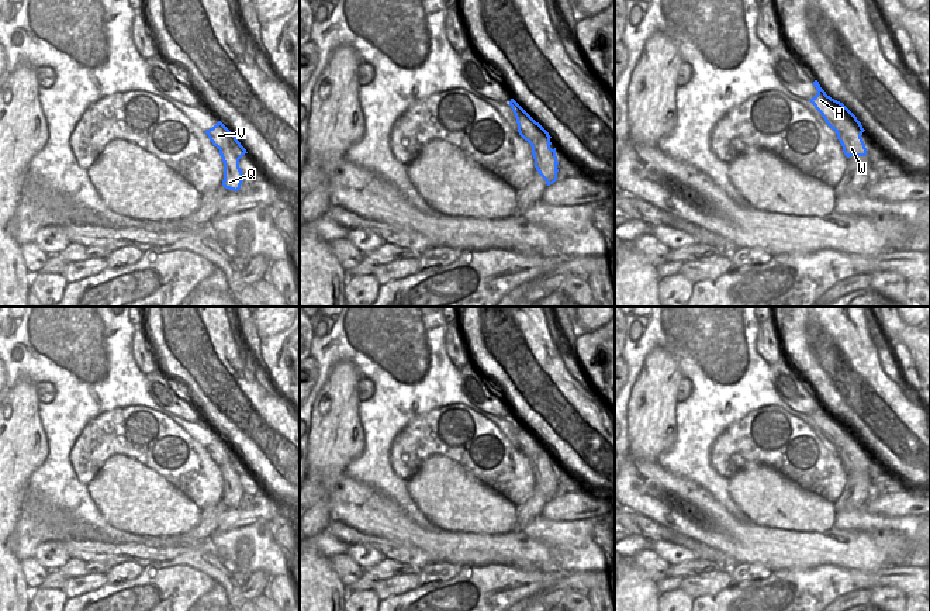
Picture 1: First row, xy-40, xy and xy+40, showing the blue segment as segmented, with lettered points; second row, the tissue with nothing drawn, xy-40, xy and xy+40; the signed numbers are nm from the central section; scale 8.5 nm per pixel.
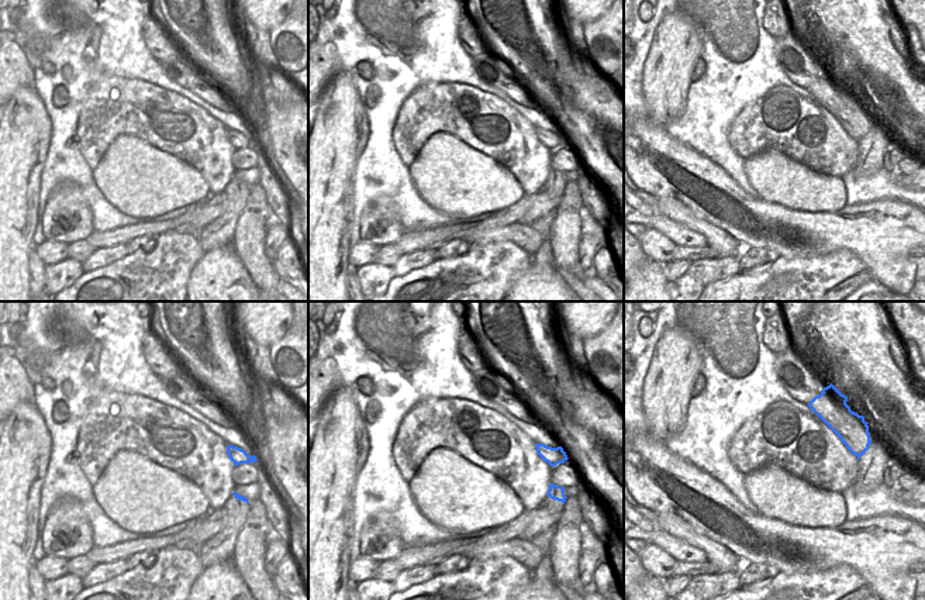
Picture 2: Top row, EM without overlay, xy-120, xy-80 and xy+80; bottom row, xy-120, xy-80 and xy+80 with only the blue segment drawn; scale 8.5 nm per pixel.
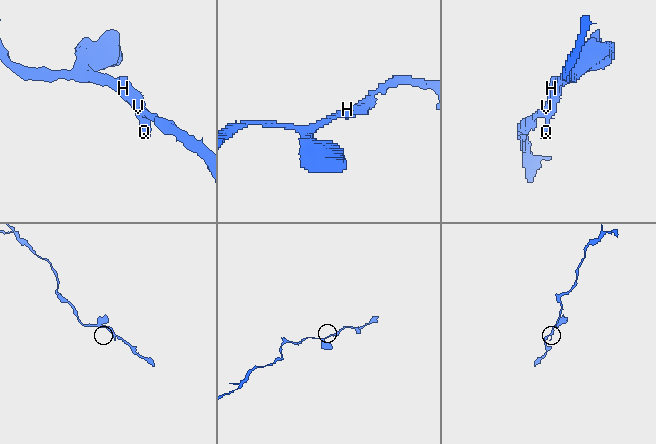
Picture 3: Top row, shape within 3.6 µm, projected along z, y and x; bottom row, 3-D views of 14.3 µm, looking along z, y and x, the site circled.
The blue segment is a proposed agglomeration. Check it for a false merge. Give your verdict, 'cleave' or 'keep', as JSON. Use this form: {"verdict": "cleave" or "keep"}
{"verdict": "keep"}

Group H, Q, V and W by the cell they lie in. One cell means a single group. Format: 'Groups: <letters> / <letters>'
Groups: H Q V W.

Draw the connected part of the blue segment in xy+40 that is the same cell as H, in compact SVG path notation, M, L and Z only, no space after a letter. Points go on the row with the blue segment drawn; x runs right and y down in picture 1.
M815 80L813 86L817 94L809 101L822 114L826 124L836 131L837 139L843 146L843 152L850 156L865 156L867 148L861 138L865 131L857 117L840 101L832 99Z

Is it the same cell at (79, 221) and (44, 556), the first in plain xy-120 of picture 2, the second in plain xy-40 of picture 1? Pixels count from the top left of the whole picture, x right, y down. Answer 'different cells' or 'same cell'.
same cell

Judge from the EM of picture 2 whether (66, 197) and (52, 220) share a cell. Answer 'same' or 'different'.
same

